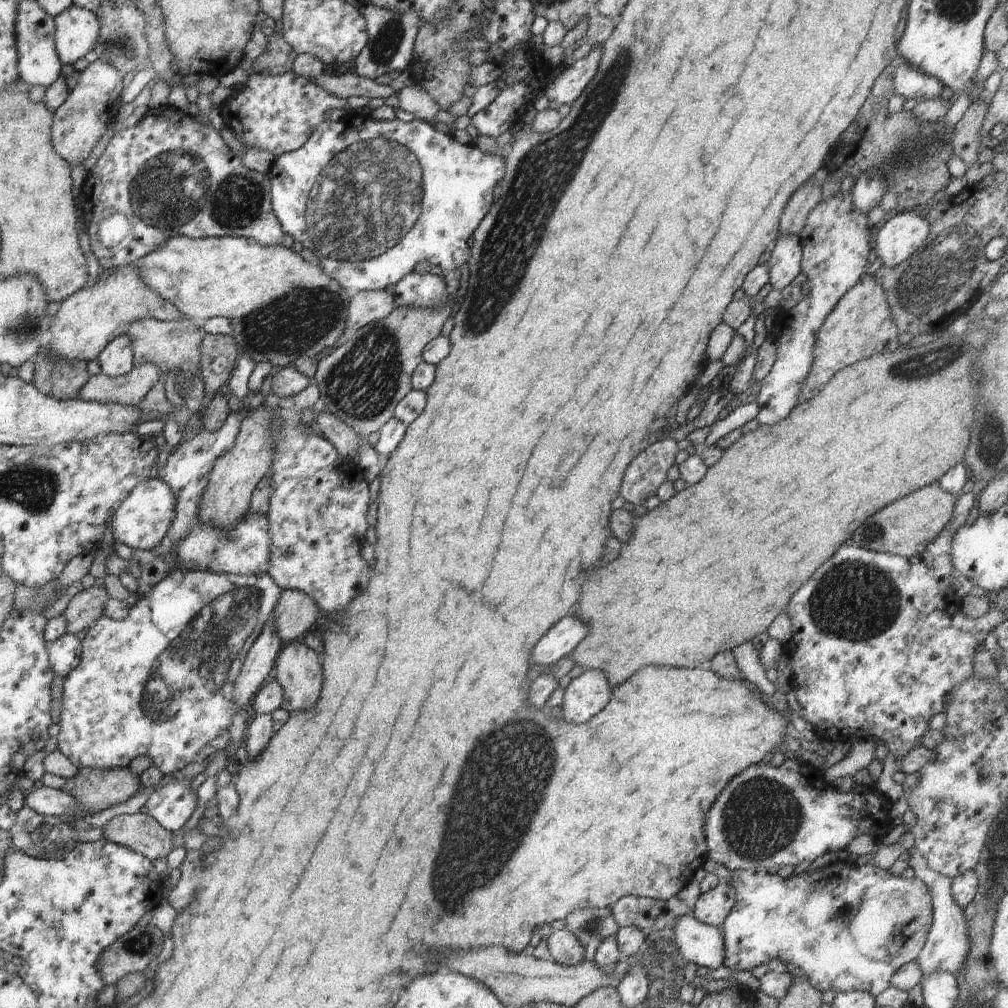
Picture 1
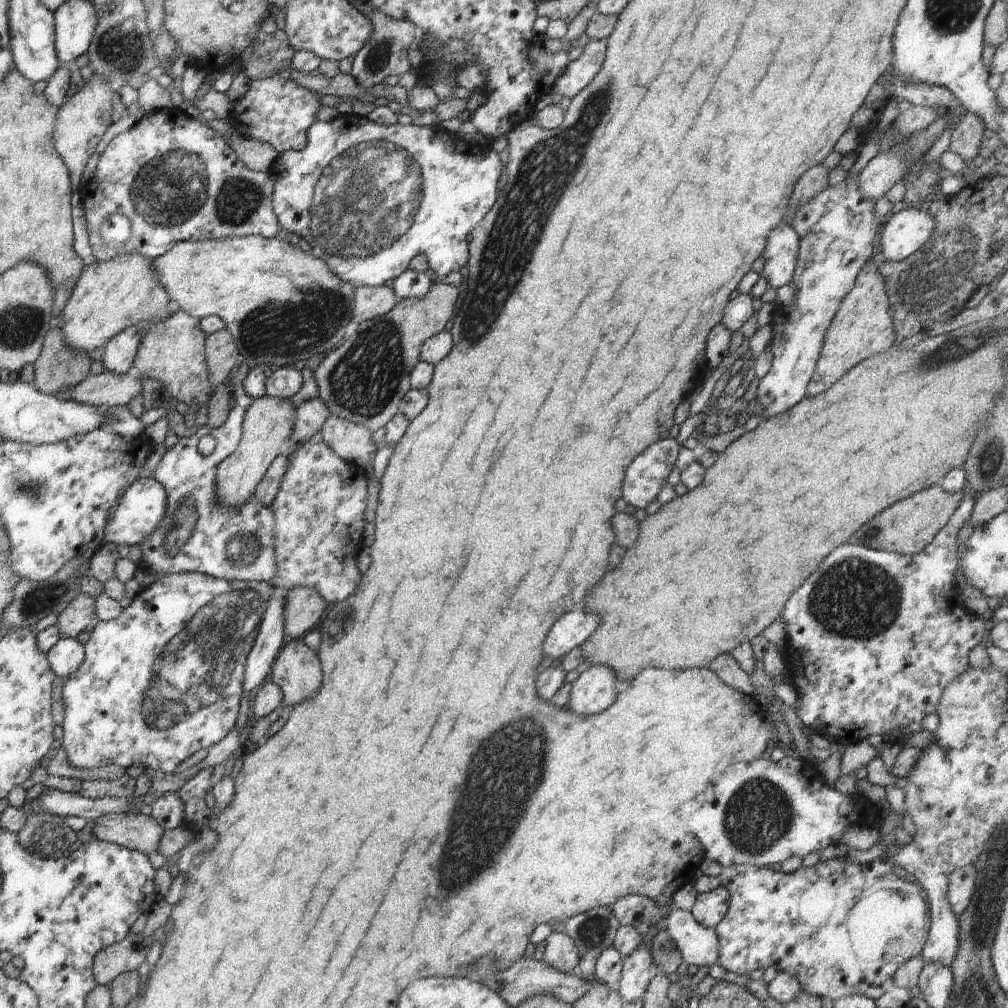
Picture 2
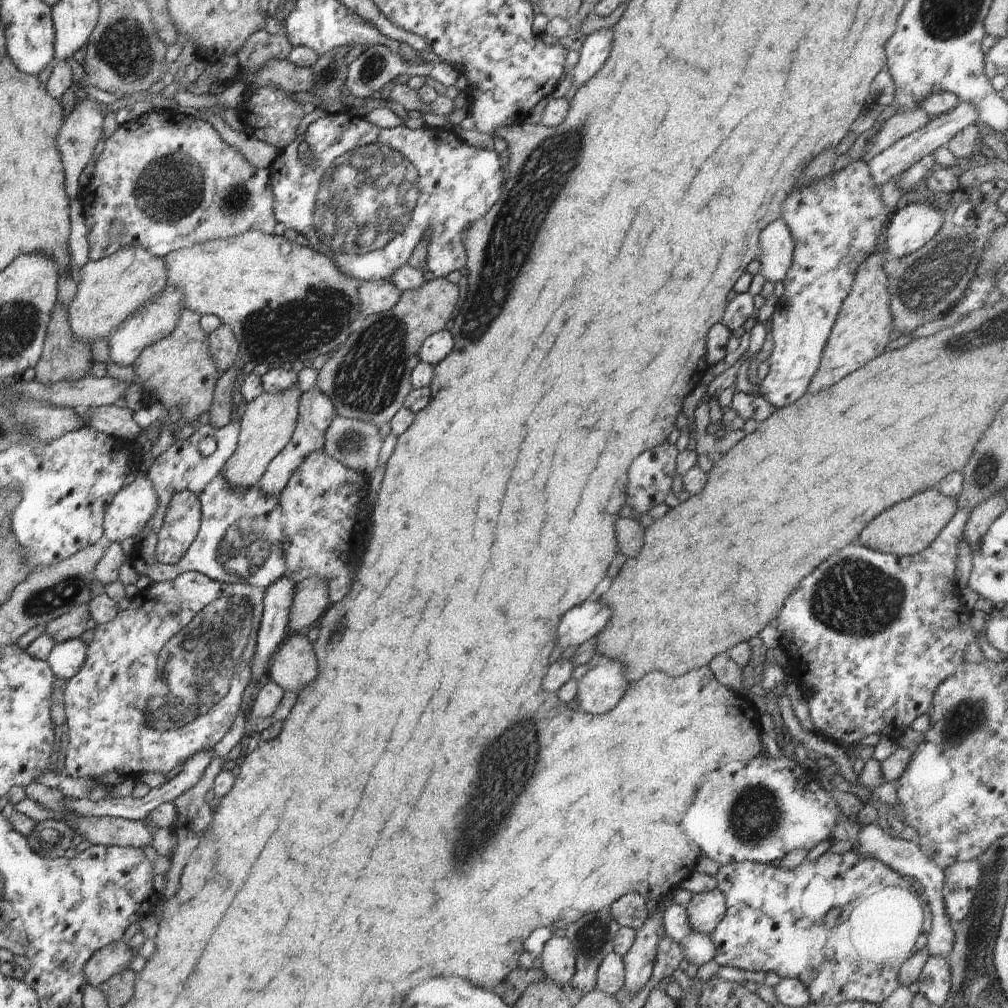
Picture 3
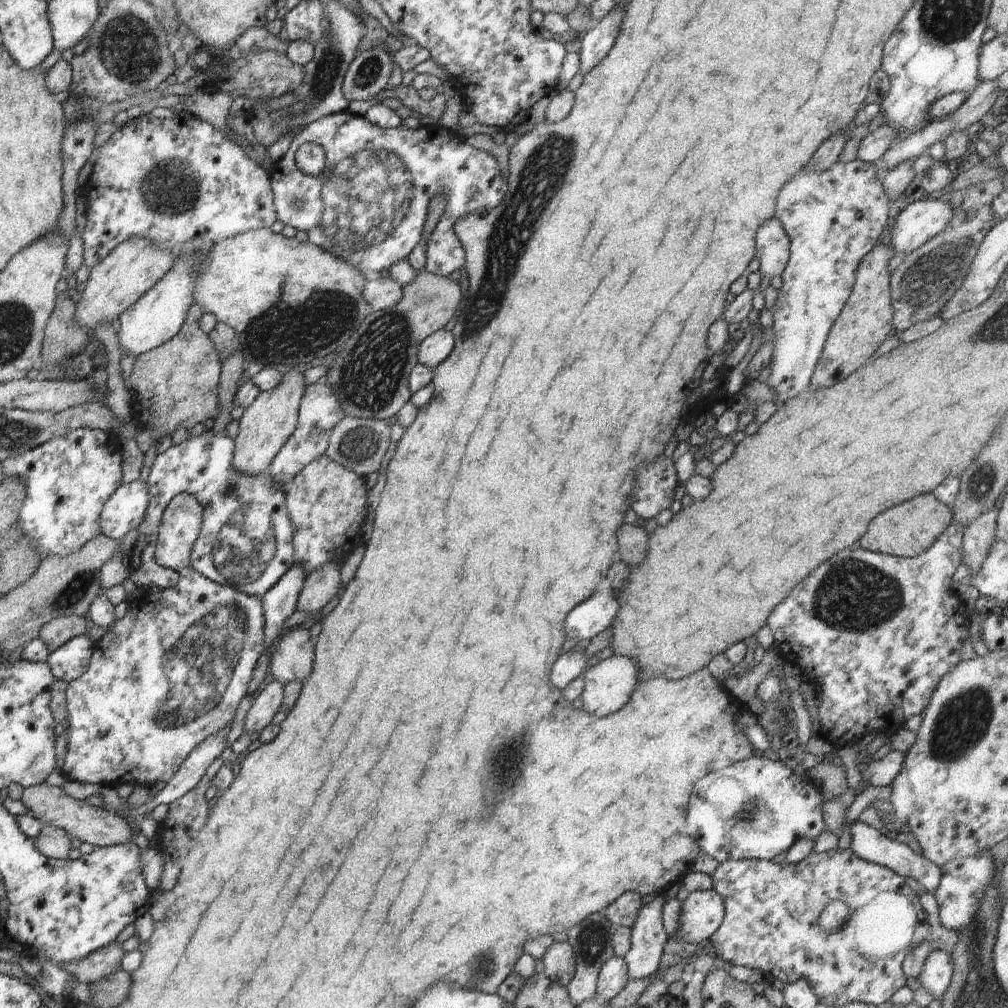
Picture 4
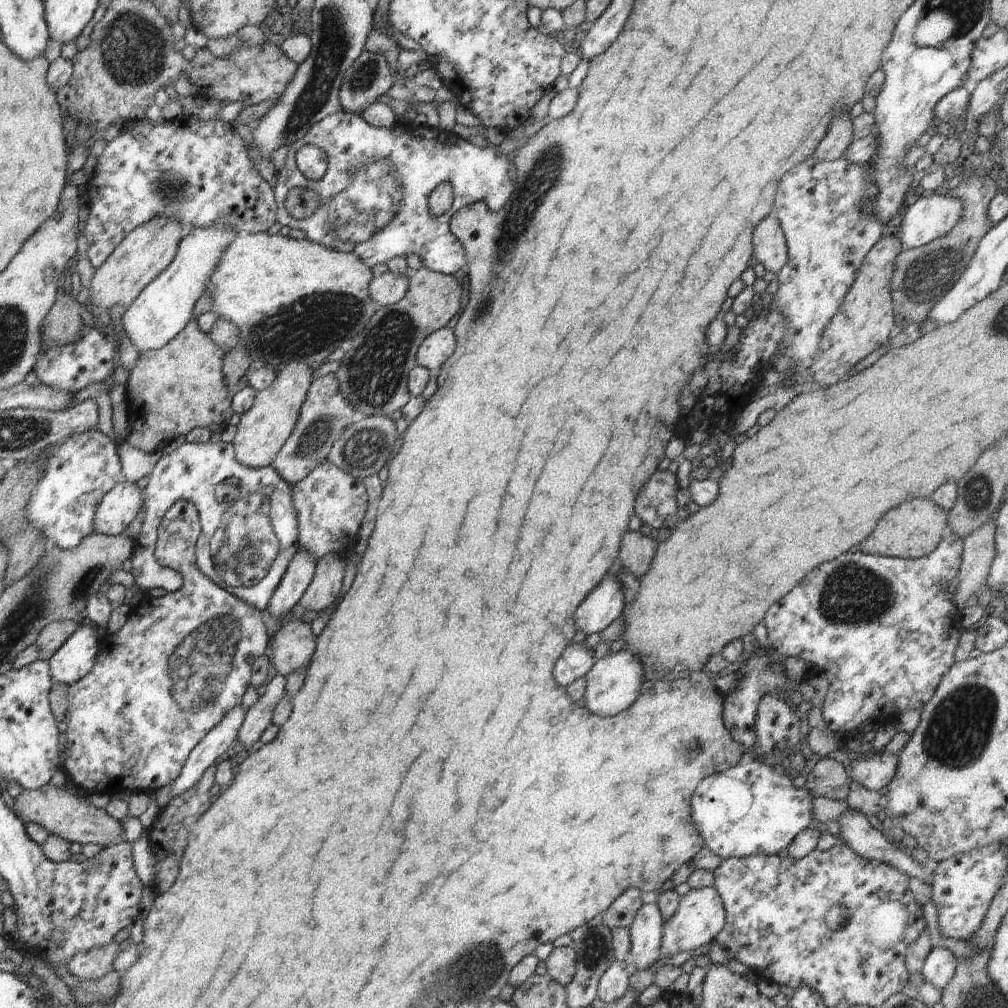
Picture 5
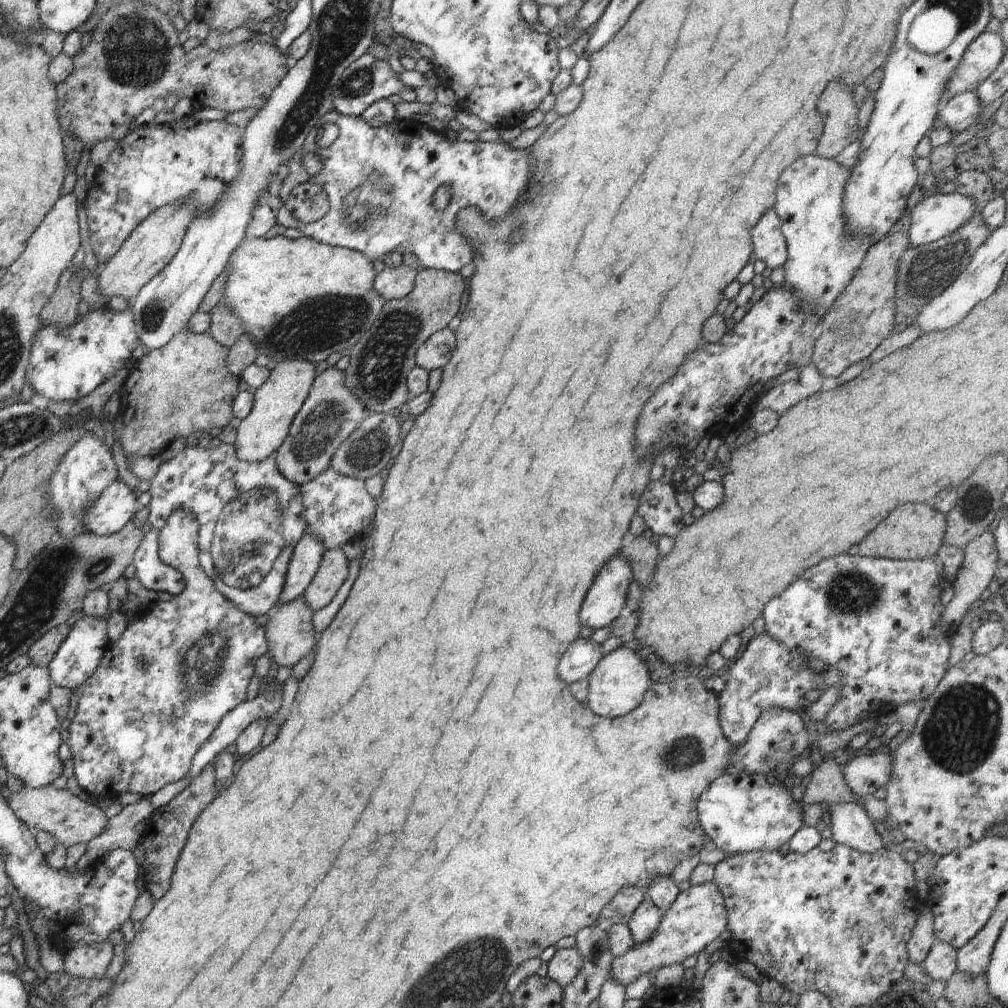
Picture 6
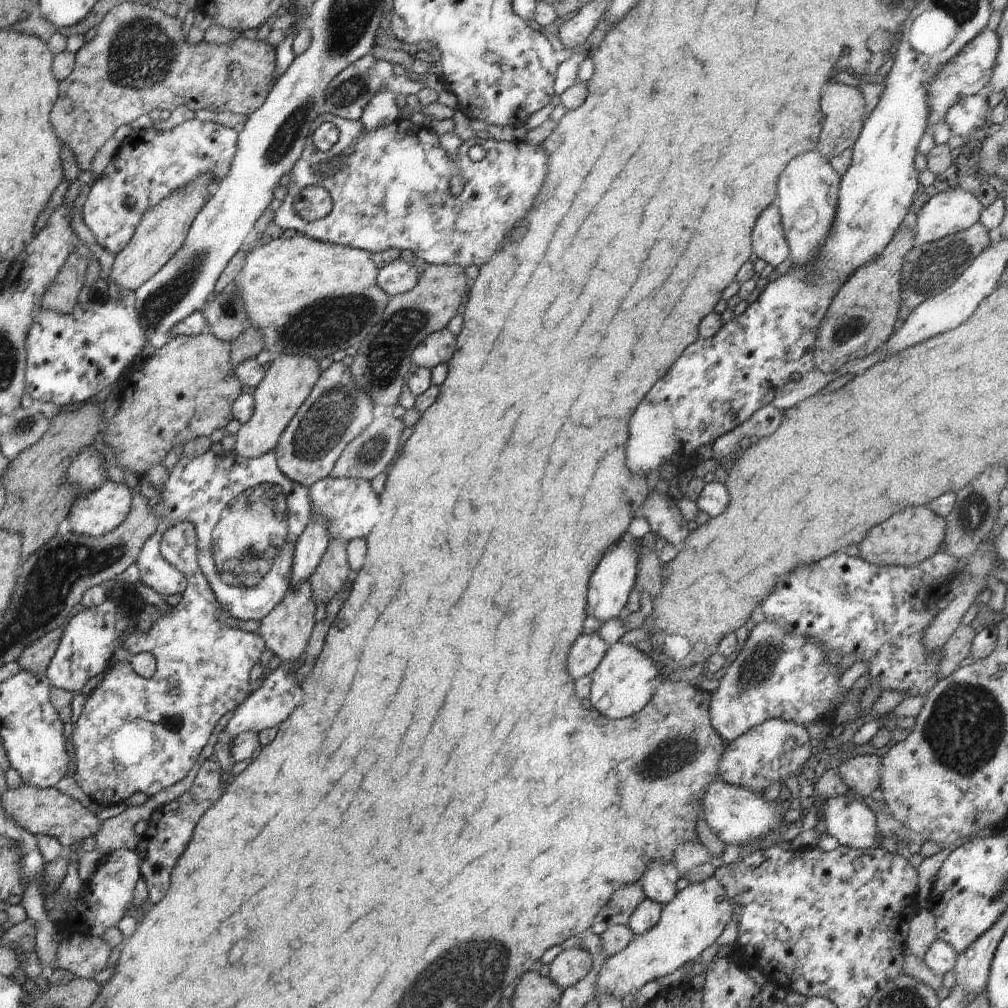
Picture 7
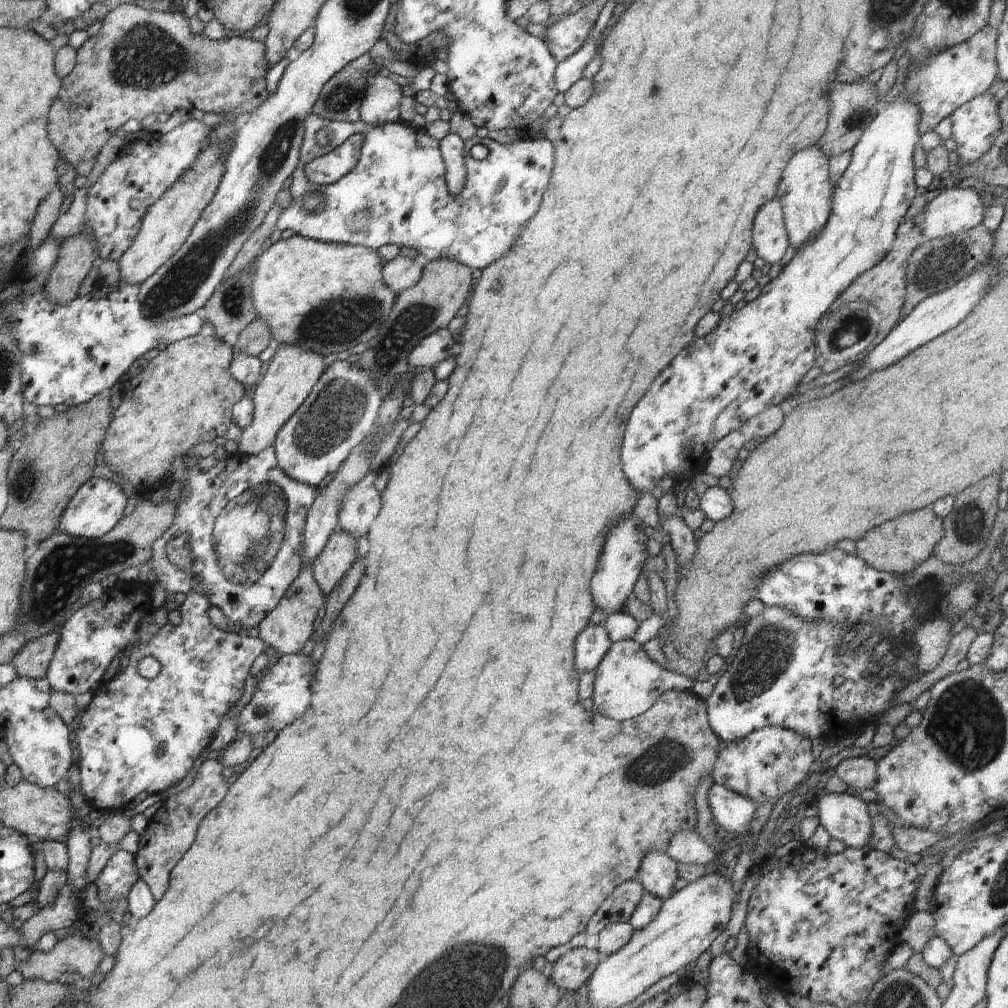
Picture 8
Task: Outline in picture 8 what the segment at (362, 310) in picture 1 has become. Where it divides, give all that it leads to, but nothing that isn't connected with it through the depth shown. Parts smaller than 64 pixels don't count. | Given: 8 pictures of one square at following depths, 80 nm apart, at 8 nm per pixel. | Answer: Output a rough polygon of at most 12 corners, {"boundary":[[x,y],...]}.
{"boundary":[[398,255],[382,269],[396,293],[414,286],[423,267]]}

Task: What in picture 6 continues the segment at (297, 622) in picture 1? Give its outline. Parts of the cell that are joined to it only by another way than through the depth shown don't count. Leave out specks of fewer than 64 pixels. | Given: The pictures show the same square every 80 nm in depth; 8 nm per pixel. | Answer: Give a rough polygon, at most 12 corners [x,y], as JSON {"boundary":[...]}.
{"boundary":[[341,547],[326,549],[305,590],[316,612],[332,602],[348,576]]}

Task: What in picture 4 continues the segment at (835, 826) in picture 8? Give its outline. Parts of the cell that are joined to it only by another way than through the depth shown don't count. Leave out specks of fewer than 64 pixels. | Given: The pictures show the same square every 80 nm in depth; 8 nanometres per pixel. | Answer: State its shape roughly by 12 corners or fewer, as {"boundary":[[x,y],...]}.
{"boundary":[[849,825],[856,856],[911,876],[933,894],[940,867],[890,833]]}

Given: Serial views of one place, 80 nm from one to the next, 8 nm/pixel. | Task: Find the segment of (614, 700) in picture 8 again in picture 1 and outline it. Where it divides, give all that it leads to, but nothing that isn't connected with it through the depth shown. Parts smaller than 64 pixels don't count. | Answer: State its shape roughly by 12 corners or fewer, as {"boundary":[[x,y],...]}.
{"boundary":[[585,669],[565,688],[564,720],[588,722],[608,704],[601,670]]}

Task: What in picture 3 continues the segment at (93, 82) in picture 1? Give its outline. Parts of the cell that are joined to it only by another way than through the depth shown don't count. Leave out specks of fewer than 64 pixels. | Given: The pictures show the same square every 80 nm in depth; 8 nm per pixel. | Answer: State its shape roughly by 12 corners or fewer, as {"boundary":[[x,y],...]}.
{"boundary":[[90,98],[65,112],[57,136],[70,202],[102,136],[102,107]]}

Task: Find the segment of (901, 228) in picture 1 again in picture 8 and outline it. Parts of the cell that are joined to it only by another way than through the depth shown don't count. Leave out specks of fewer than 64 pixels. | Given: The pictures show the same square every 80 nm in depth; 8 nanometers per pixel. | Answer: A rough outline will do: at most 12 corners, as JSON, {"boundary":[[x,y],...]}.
{"boundary":[[947,184],[921,214],[926,240],[982,224],[987,204],[974,184]]}

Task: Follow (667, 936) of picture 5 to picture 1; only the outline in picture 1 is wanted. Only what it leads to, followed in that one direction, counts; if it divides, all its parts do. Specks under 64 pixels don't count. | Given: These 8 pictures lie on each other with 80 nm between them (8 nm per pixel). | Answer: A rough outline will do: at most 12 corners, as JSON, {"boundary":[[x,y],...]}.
{"boundary":[[716,883],[701,893],[691,912],[720,927],[735,903],[734,889]]}

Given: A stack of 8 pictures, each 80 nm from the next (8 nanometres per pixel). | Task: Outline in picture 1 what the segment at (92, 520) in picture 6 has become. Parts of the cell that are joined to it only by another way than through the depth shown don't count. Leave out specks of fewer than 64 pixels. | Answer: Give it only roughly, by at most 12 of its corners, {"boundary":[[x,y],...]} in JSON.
{"boundary":[[139,482],[113,514],[114,542],[152,551],[175,517],[174,493]]}

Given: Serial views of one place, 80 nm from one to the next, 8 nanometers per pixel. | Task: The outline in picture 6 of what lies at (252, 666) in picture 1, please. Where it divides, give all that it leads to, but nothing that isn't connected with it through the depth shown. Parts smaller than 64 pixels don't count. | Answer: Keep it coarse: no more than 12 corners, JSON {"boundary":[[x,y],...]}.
{"boundary":[[305,532],[286,571],[280,603],[303,596],[322,562],[322,541]]}

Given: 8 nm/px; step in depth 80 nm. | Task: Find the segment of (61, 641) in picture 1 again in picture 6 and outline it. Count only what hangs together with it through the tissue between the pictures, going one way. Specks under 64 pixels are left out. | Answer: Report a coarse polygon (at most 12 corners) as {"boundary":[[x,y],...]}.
{"boundary":[[86,615],[47,666],[74,692],[95,673],[111,642],[104,617]]}

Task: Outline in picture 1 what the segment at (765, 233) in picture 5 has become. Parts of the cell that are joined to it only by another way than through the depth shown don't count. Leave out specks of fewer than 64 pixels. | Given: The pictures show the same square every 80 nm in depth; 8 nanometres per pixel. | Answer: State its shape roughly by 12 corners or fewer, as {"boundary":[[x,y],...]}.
{"boundary":[[798,234],[780,235],[766,266],[782,290],[801,273]]}

